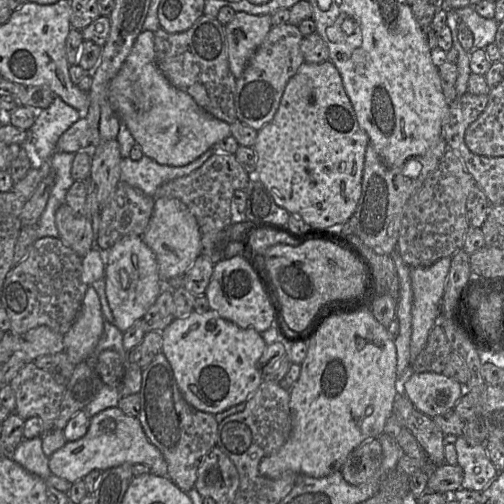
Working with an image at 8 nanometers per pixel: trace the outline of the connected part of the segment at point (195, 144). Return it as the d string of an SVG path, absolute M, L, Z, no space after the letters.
M142 31L109 86L111 106L128 127L143 154L161 165L185 166L231 135L230 124L204 109L173 86L156 63L154 32Z

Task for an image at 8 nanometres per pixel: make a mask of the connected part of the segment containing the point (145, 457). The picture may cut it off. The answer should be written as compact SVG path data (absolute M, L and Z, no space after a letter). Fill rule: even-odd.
M118 406L92 416L86 435L76 441L66 442L48 461L51 473L71 484L83 480L92 470L104 471L124 463L146 464L151 473L167 476L167 463L160 450L148 440L138 417L125 414Z

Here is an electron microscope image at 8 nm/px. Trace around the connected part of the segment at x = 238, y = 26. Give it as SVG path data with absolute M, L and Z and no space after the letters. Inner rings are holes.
M236 12L233 19L225 25L227 51L230 70L238 79L245 70L251 57L268 35L272 25L272 15L250 15L246 12Z

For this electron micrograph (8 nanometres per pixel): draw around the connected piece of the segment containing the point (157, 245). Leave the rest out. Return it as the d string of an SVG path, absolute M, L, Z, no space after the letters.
M161 197L155 199L148 227L141 237L155 254L158 272L163 282L174 277L183 277L201 254L202 234L196 217L177 198Z

